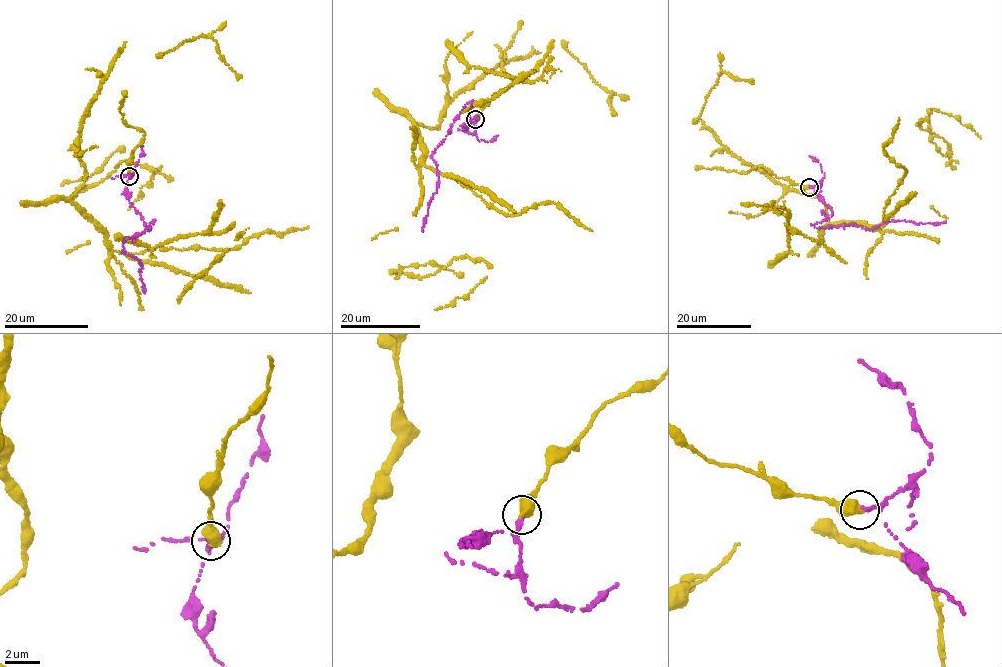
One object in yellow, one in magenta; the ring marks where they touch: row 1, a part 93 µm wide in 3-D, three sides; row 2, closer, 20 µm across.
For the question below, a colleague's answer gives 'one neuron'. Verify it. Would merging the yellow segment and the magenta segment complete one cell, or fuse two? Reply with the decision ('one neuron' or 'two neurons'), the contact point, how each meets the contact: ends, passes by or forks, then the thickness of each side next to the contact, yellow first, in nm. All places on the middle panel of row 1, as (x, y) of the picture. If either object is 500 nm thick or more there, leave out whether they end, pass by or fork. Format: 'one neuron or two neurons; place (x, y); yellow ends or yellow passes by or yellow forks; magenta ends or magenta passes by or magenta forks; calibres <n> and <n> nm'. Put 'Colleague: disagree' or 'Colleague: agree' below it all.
two neurons; place (475, 119); calibres 600 and 300 nm
Colleague: disagree

